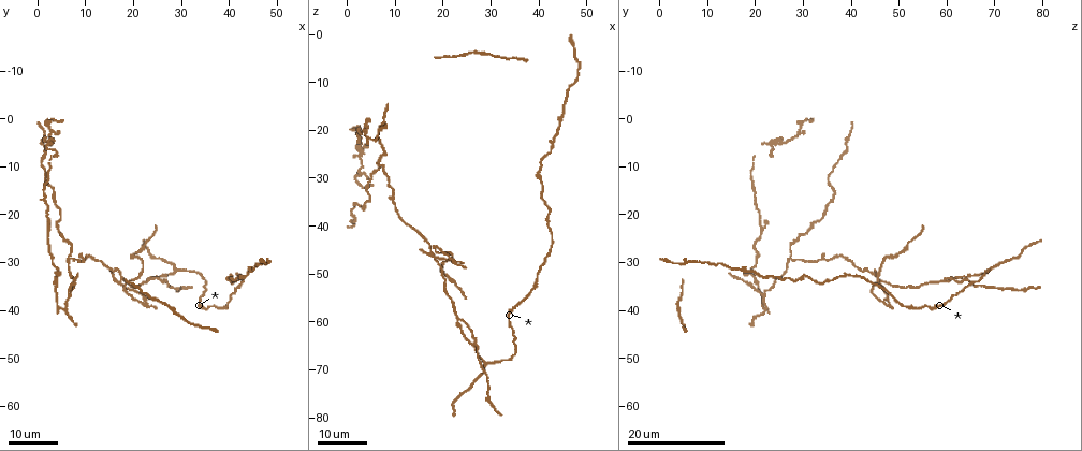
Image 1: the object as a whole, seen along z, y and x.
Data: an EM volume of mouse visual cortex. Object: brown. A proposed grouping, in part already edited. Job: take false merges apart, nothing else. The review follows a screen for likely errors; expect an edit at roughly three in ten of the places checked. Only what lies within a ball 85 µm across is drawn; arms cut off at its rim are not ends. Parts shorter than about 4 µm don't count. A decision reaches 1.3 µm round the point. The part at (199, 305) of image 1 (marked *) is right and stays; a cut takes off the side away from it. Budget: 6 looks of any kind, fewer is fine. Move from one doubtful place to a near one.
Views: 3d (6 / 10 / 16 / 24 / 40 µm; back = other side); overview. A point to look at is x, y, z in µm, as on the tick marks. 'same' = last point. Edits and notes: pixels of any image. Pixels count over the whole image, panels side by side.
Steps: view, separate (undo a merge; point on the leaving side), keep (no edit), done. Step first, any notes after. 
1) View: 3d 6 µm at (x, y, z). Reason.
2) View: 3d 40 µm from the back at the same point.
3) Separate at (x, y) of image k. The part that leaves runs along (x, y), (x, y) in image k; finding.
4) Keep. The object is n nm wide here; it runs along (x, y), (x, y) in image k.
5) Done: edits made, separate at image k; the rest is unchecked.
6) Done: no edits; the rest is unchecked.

View: 3d 16 µm at (23.0, 34.5, 59.5). Side arm on a straight run.

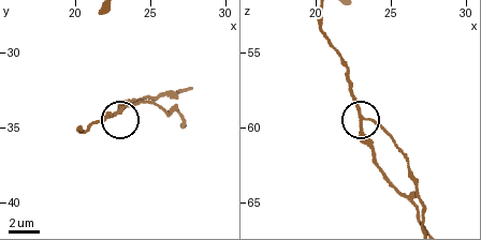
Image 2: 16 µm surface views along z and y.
View: 3d 6 µm at (23.0, 33.8, 59.4).

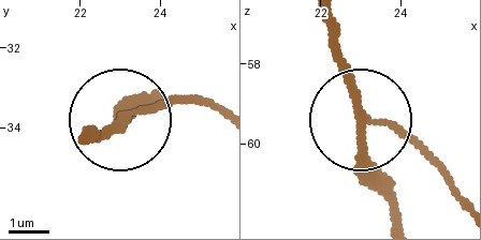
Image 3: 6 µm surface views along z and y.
View: 3d 6 µm from the back at (23.10, 33.90, 59.40).

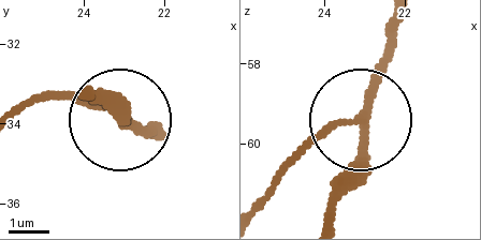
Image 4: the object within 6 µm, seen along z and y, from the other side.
Separate at (69, 92) of image 4. 3 arms meet here; the part that leaves runs along (360, 114), (322, 135), (260, 206) in image 4; two neurons meet here.

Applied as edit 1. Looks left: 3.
View: overview.

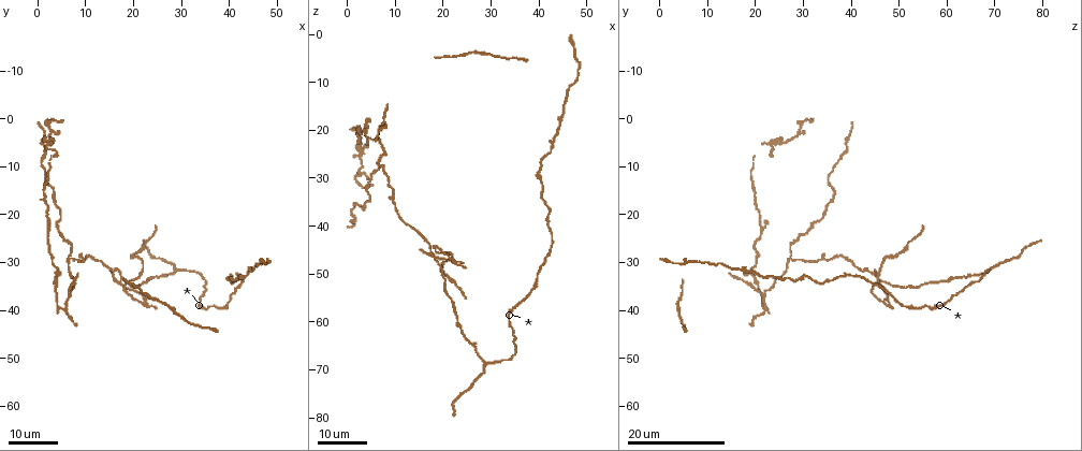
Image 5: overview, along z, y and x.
View: 3d 16 µm at (29.0, 31.5, 68.5). Three arms meet.

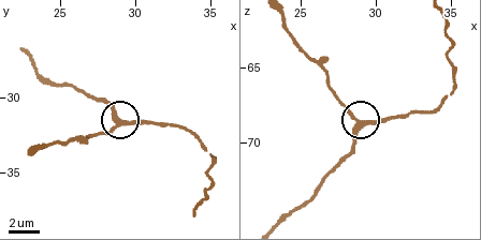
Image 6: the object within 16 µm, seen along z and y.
View: 3d 10 µm at (28.6, 31.8, 68.8).

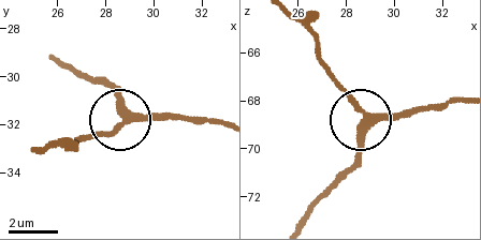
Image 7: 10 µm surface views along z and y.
Keep. The side arm is 16 µm long; 3 arms meet here; one neuron here.

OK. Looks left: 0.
Done: edits made, separate at image 4; the rest is unchecked.

